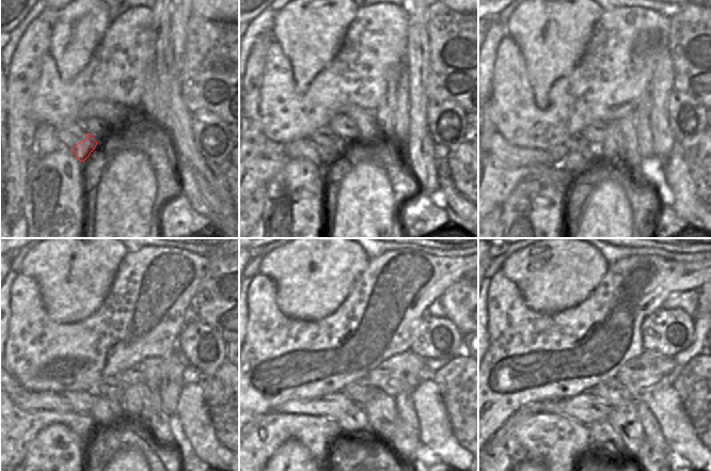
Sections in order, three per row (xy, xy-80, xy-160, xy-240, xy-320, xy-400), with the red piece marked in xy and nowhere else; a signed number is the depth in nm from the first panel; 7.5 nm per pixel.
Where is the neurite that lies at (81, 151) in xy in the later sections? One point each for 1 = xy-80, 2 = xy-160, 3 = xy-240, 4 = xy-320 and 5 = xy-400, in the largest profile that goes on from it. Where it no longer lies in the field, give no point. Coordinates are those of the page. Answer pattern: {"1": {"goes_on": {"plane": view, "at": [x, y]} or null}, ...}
{"1": {"goes_on": {"plane": "xy-80", "at": [328, 156]}}, "2": {"goes_on": {"plane": "xy-160", "at": [574, 161]}}, "3": {"goes_on": {"plane": "xy-240", "at": [105, 411]}}, "4": {"goes_on": {"plane": "xy-320", "at": [356, 420]}}, "5": {"goes_on": {"plane": "xy-400", "at": [605, 440]}}}

